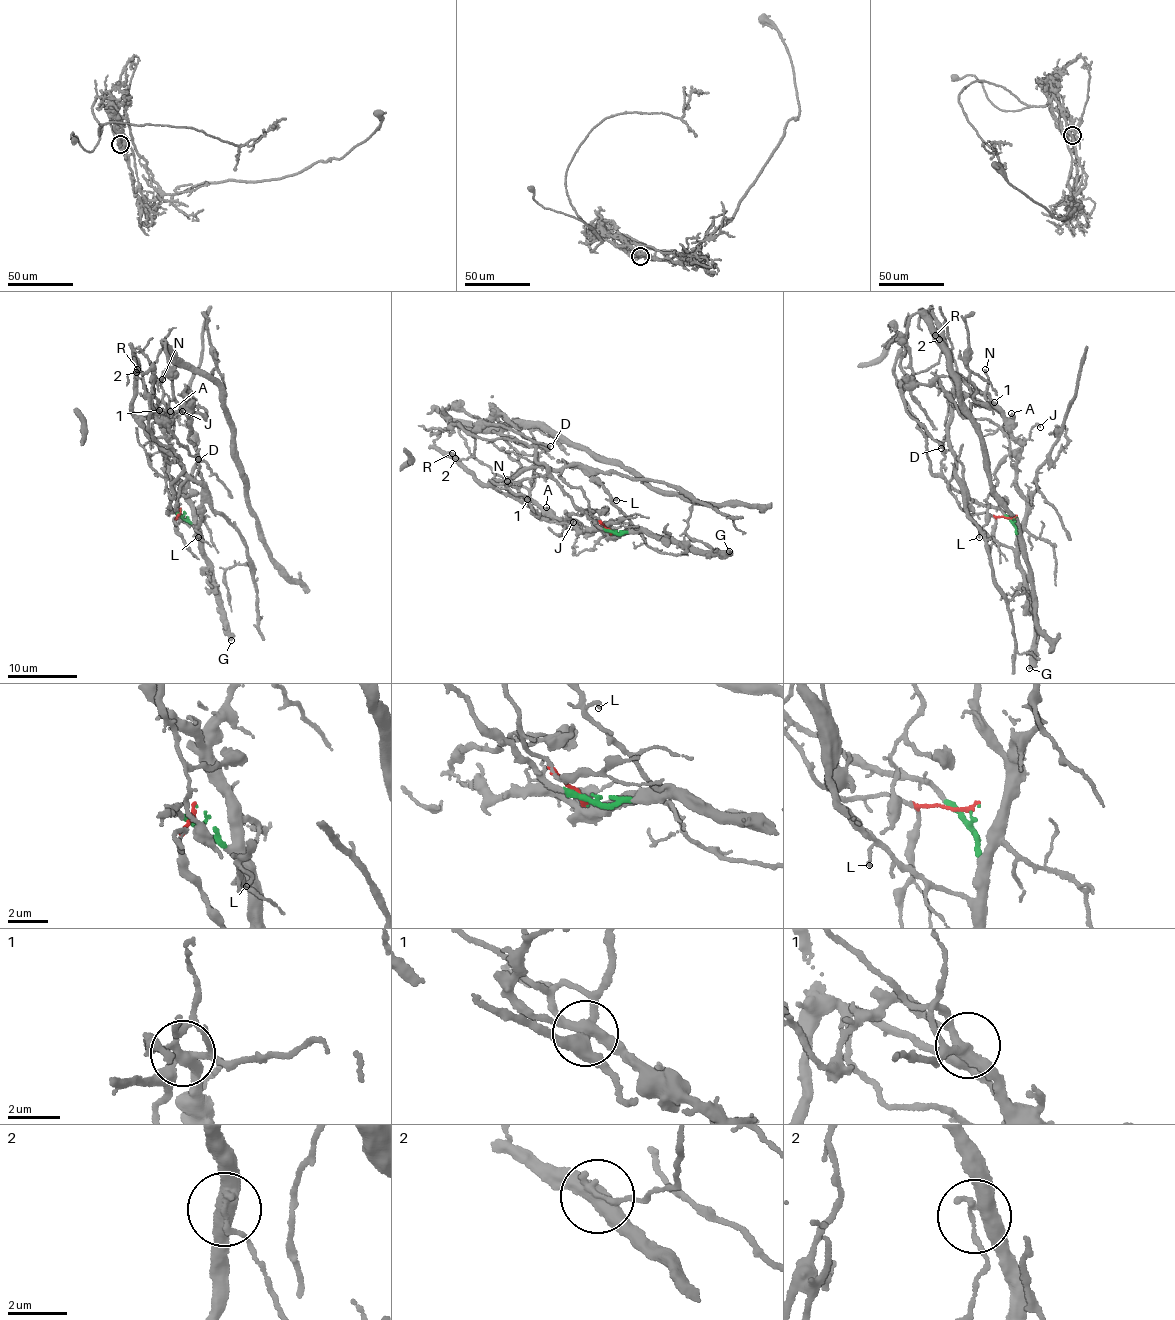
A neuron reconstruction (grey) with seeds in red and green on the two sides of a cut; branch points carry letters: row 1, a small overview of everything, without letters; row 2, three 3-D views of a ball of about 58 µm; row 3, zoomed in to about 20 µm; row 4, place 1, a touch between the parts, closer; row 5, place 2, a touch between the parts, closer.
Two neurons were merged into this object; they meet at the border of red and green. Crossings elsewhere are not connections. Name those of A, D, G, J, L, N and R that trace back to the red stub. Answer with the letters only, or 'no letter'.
no letter

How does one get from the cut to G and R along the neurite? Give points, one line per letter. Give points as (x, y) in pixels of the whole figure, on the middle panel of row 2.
G: (612, 535), (613, 529), (618, 534), (640, 530), (683, 547), (722, 555), (729, 550)
R: (612, 535), (535, 460), (531, 444), (479, 437), (455, 423), (472, 433), (475, 450), (464, 460), (451, 452)

